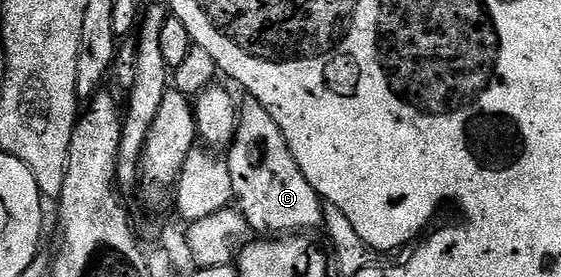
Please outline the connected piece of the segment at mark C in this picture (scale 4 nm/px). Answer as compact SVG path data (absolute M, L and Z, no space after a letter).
M245 96L243 100L238 105L236 134L232 144L227 146L226 160L232 195L240 214L248 220L249 230L256 235L319 230L324 225L325 202L321 201L314 187L310 187L306 175L302 175L278 123L270 119L270 111L266 111L258 99Z

